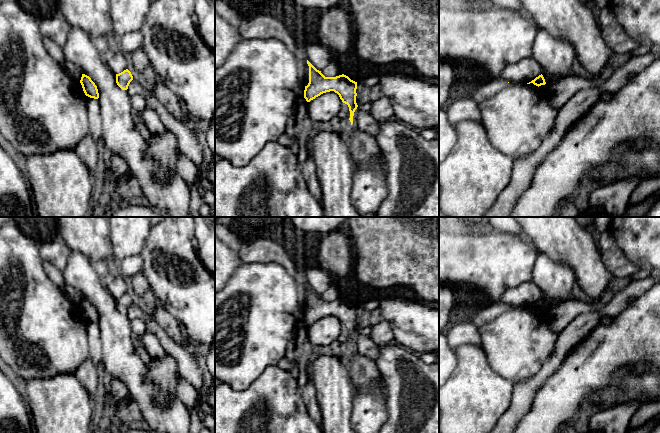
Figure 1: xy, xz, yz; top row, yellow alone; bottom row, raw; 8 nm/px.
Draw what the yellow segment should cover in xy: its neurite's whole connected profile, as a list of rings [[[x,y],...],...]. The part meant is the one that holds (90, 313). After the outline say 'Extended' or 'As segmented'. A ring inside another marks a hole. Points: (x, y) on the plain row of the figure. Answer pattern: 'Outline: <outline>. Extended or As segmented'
Outline: [[[82,298],[80,307],[86,320],[94,323],[99,322],[97,310],[89,300]]]. As segmented

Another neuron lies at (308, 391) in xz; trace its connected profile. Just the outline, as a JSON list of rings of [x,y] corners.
[[[308,379],[307,384],[302,388],[302,398],[310,417],[322,427],[322,414],[316,398],[314,384]]]

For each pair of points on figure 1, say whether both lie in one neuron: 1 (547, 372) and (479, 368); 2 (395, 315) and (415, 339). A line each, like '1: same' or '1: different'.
1: different
2: same

